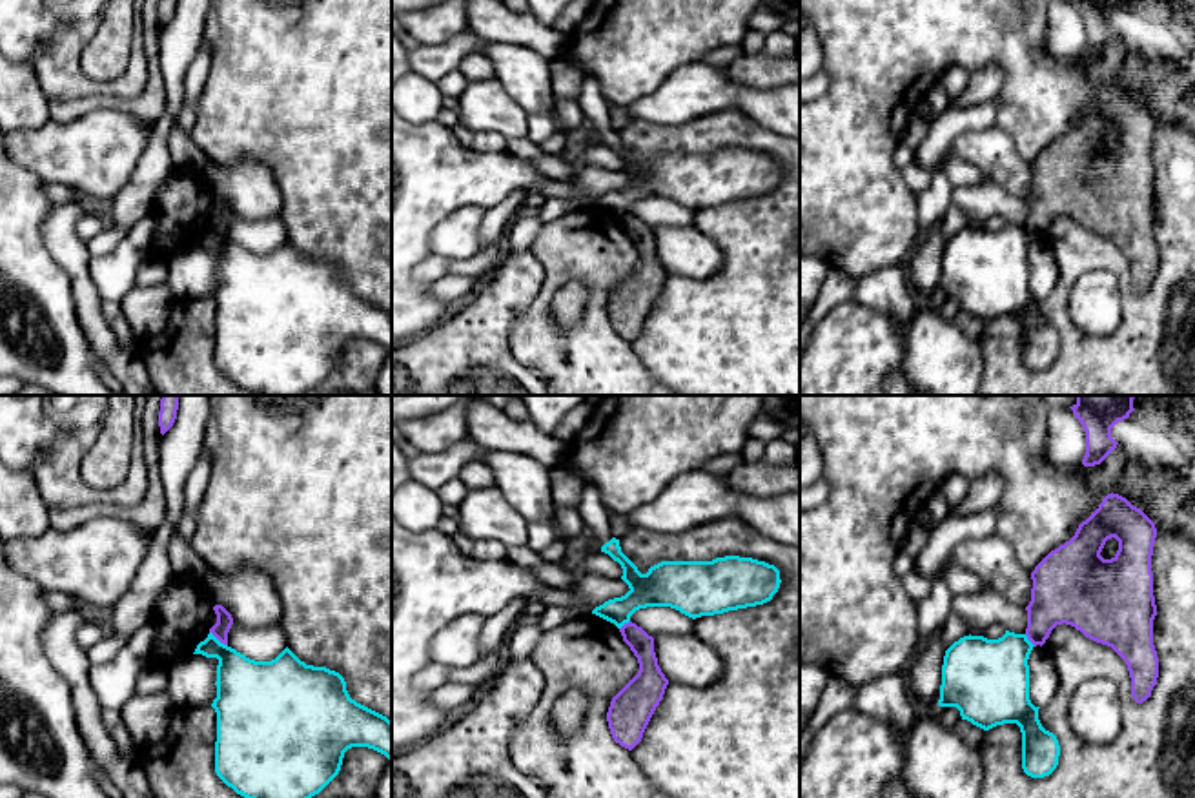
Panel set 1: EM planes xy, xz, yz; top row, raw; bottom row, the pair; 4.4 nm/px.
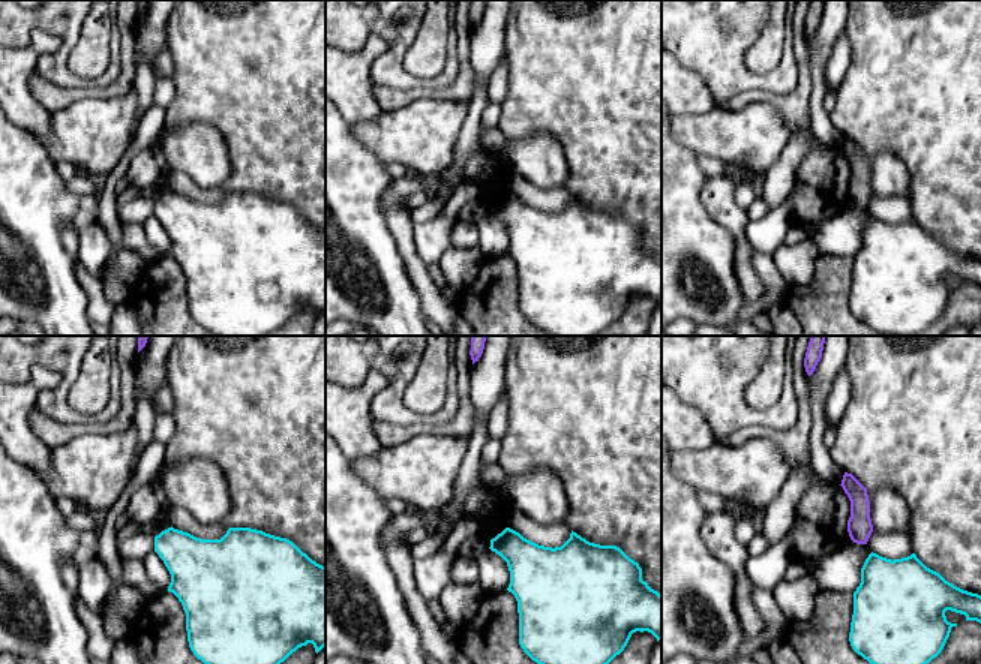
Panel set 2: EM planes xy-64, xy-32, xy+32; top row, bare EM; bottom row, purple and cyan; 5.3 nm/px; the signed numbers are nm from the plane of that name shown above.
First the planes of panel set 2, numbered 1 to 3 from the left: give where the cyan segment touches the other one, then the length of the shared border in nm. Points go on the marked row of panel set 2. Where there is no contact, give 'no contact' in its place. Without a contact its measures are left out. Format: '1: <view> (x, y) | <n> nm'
1: no contact
2: no contact
3: no contact

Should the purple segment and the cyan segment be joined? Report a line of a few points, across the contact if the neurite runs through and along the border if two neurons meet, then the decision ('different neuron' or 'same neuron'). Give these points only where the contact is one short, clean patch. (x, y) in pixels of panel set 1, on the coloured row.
line xy (210, 631), (226, 645); different neuron

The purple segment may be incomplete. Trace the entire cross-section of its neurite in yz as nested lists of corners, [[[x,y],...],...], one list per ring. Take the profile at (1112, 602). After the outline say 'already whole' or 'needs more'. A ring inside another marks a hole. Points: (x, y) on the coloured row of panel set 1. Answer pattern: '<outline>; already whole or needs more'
[[[1108,494],[1075,536],[1035,567],[1026,607],[1026,636],[1035,647],[1042,647],[1062,623],[1111,647],[1128,665],[1137,703],[1151,696],[1159,678],[1153,645],[1155,537],[1155,523],[1140,508]],[[1111,537],[1118,541],[1118,550],[1104,559],[1100,552]]]; already whole

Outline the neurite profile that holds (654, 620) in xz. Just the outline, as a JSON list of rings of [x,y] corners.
[[[647,607],[630,616],[649,636],[685,636],[694,632],[694,619],[670,607]]]

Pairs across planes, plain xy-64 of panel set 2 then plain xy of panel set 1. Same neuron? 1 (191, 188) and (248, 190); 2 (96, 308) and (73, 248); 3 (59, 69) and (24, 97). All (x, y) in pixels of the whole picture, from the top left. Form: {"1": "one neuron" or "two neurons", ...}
{"1": "two neurons", "2": "one neuron", "3": "two neurons"}

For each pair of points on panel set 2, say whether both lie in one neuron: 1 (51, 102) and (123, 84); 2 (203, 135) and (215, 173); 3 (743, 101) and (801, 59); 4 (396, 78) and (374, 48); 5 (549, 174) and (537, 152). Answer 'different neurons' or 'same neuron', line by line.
1: same neuron
2: same neuron
3: same neuron
4: different neurons
5: same neuron

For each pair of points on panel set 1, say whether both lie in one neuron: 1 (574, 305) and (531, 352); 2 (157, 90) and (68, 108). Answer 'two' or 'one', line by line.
1: two
2: one

